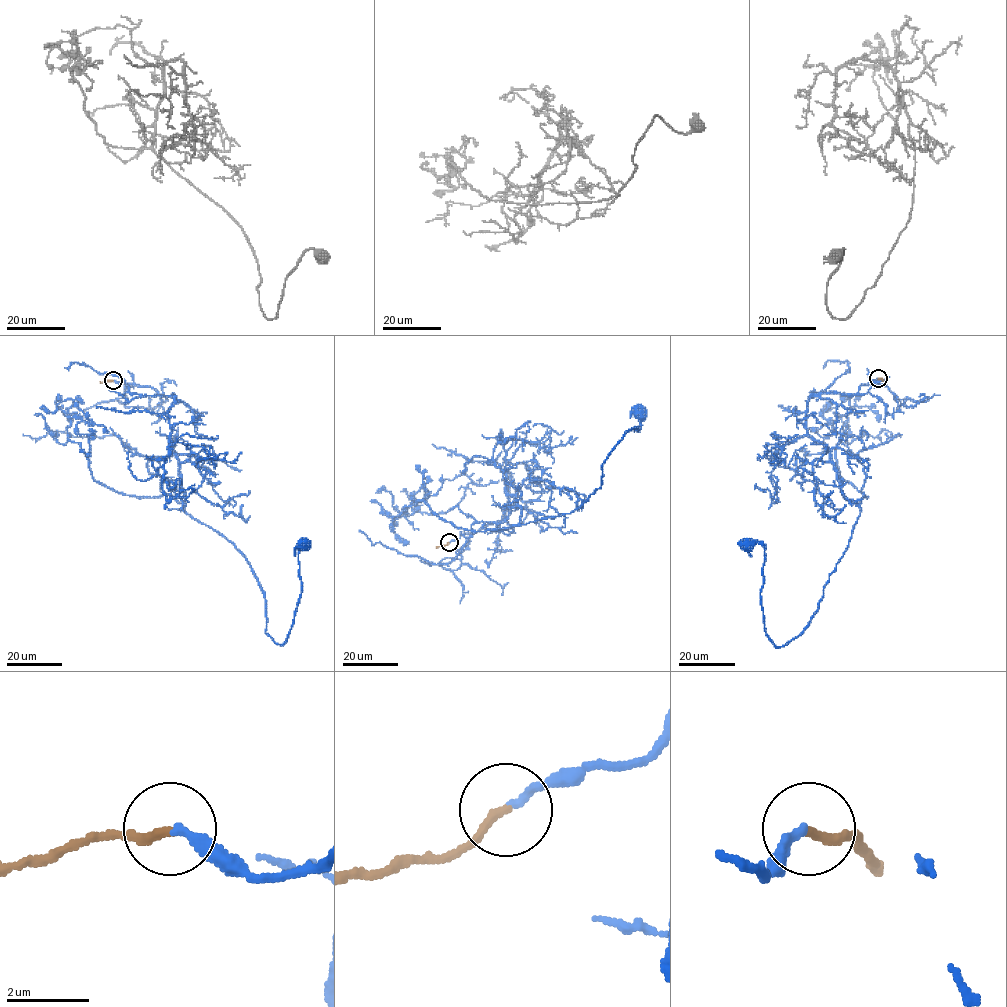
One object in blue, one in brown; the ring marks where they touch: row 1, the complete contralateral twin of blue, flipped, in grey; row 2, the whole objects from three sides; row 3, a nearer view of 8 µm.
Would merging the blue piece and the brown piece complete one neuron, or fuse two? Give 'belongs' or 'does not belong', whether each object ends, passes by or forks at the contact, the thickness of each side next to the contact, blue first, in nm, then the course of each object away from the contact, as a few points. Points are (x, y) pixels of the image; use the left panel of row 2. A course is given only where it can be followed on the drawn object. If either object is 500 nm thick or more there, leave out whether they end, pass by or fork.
belongs; blue ends; brown ends; calibres 200 and 240 nm; course blue (113, 380), (172, 394), (182, 507), (245, 558), (265, 632), (280, 644), (304, 543); course brown (113, 380), (100, 383)

